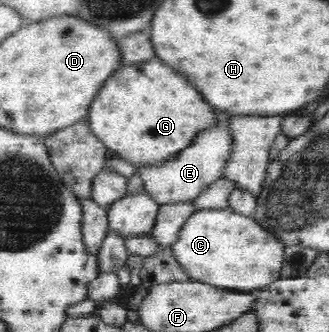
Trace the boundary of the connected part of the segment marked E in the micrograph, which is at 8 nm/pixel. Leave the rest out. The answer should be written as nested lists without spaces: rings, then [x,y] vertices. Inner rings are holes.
[[[221,115],[218,127],[209,132],[200,133],[192,145],[181,151],[173,160],[157,165],[136,167],[139,179],[143,181],[143,191],[161,205],[175,205],[194,200],[215,180],[220,179],[222,167],[229,157],[230,134],[227,119]]]

